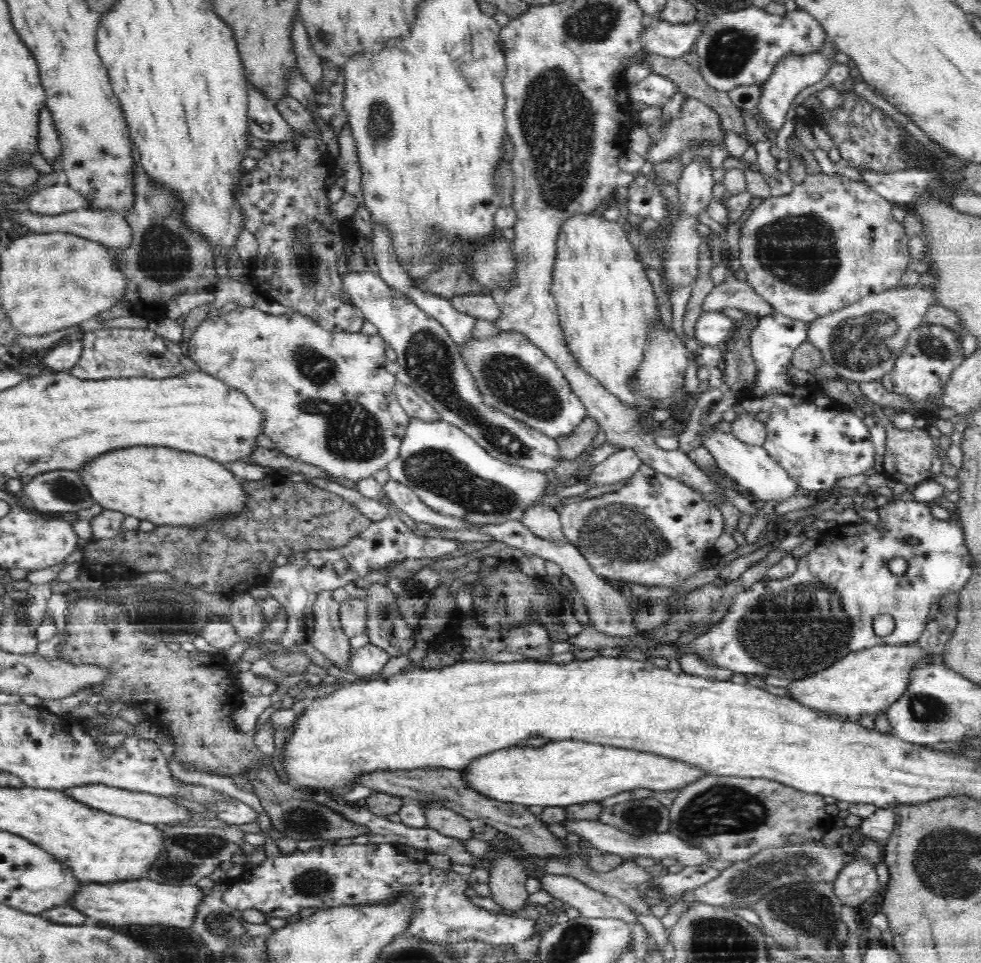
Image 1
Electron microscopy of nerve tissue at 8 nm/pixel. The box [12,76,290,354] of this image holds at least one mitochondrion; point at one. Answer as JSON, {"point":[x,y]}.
{"point":[164,256]}

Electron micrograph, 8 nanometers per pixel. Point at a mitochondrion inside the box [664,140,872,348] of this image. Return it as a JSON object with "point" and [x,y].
{"point":[801,250]}

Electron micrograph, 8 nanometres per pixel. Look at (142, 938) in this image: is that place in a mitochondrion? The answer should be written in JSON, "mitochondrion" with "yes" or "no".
{"mitochondrion":"no"}

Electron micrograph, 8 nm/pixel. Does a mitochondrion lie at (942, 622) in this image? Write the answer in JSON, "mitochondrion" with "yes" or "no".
{"mitochondrion":"no"}

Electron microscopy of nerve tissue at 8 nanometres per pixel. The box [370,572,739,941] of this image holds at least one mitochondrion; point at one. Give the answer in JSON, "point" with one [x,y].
{"point":[641,819]}

